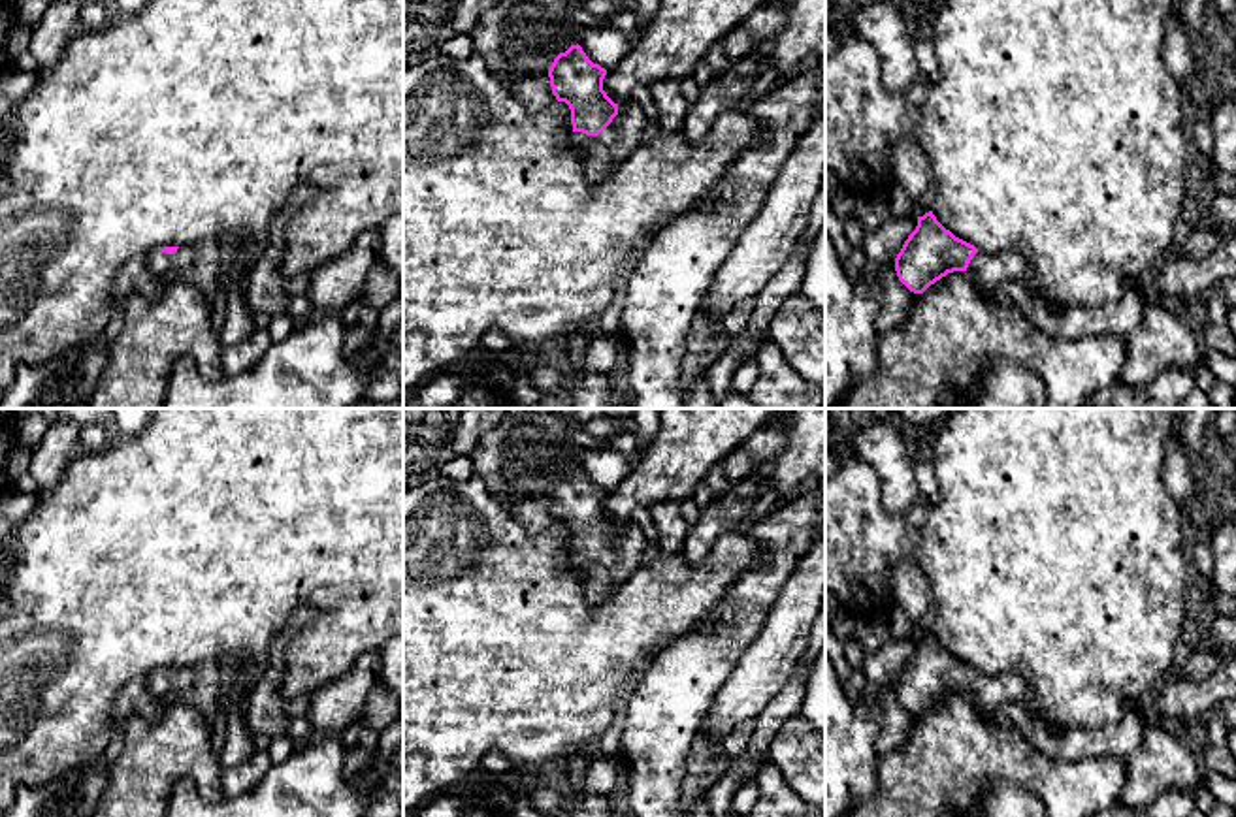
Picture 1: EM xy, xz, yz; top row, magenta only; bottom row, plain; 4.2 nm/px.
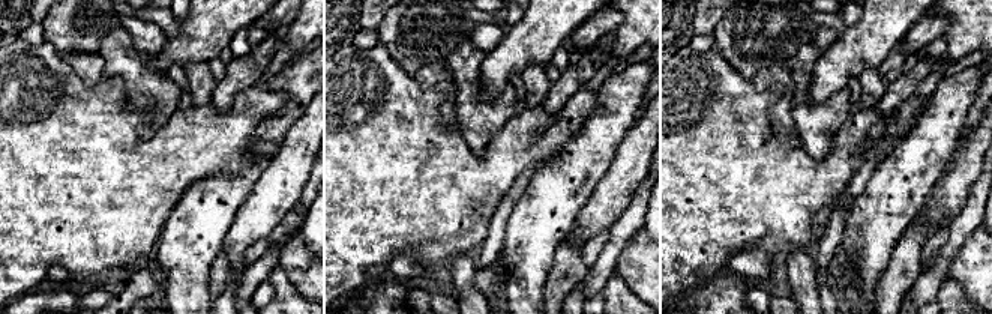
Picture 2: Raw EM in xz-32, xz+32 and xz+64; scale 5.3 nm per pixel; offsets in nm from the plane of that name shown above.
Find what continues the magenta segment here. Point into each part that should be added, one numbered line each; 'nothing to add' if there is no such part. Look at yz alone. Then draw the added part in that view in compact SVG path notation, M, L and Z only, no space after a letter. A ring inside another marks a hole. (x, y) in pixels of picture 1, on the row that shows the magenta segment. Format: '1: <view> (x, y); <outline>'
1: yz (986, 270); M978 250L967 273L978 286L987 290L1010 280L1023 280L1038 296L1033 265L1016 252L991 254Z

